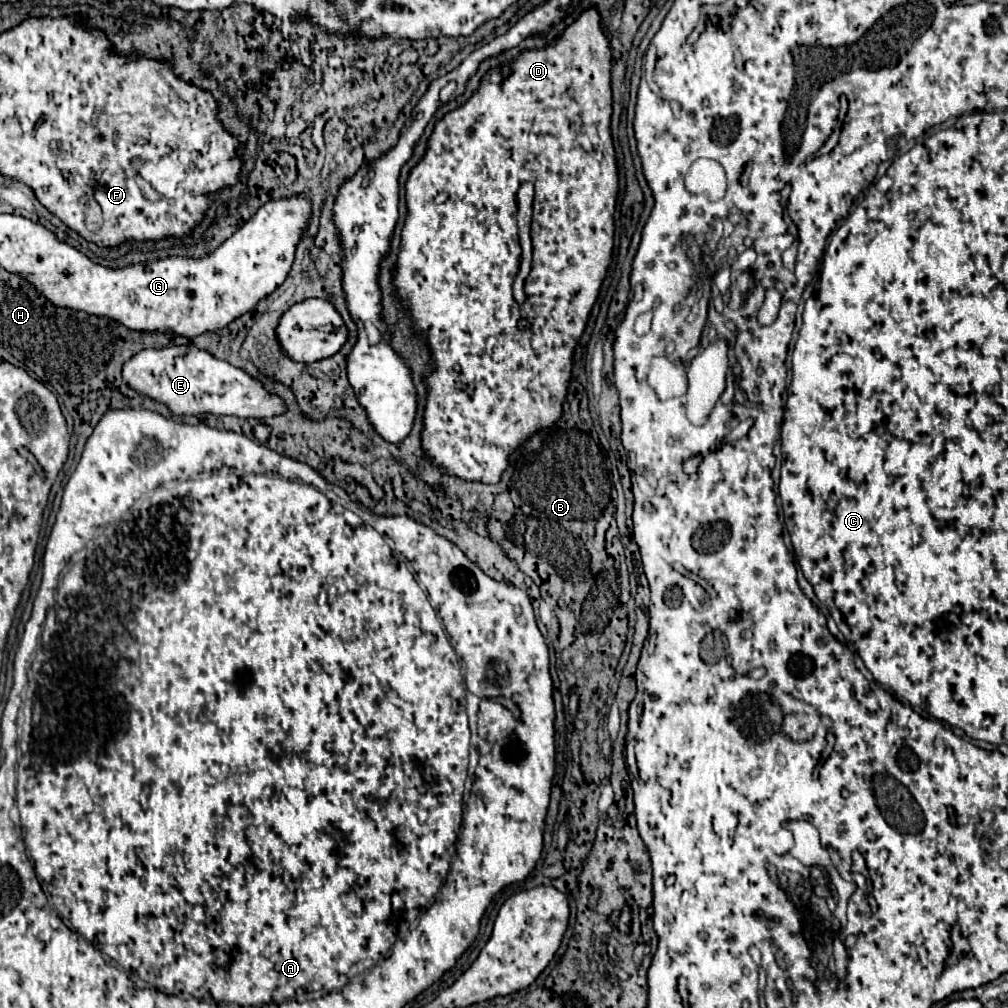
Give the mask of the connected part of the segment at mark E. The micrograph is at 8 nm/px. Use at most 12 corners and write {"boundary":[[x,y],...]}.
{"boundary":[[195,346],[143,350],[131,390],[173,416],[267,418],[283,400]]}

